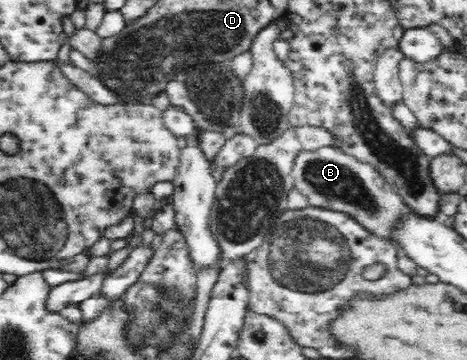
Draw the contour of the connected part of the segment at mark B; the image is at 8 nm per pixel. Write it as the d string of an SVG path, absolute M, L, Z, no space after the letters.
M319 147L313 150L302 148L294 158L291 176L297 190L309 199L309 204L349 212L365 228L389 241L393 222L408 209L393 190L393 185L372 164L360 161L339 147Z

